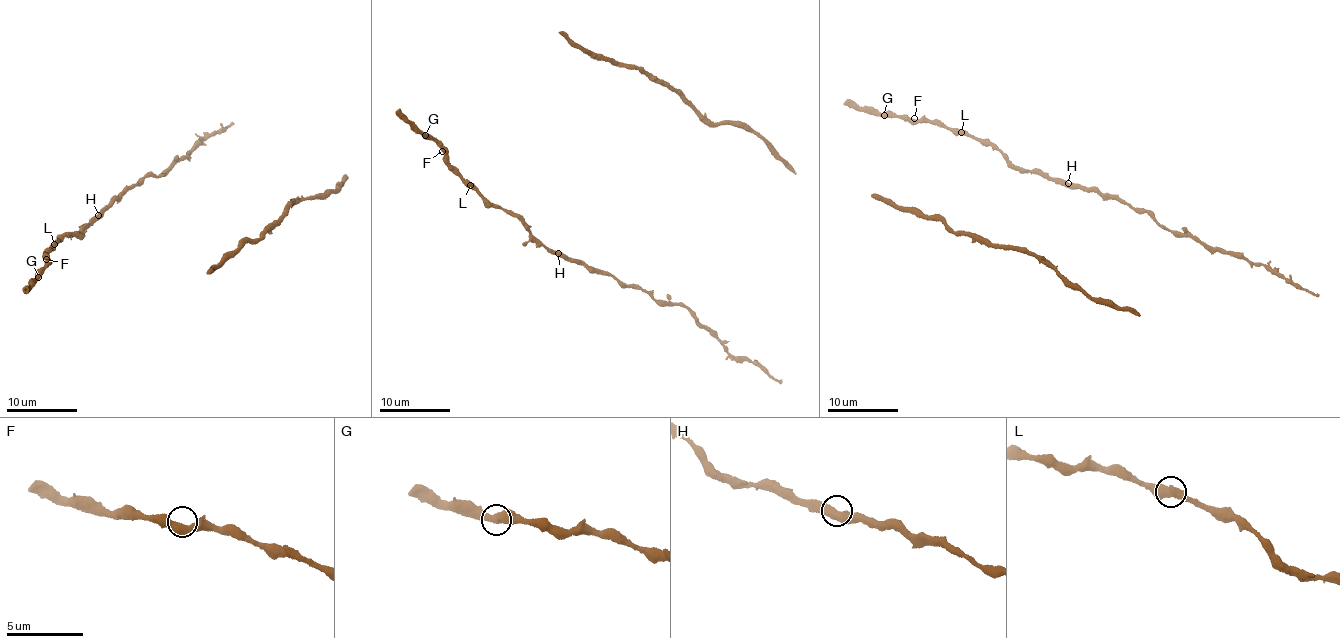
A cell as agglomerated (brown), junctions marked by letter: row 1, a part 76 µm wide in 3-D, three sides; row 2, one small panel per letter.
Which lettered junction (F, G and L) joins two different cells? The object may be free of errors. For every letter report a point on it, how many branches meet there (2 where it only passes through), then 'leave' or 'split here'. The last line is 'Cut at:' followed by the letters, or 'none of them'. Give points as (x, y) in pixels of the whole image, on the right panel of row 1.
F: (914, 118) | 2 | leave
G: (884, 115) | 2 | leave
L: (961, 132) | 2 | leave
Cut at: none of them

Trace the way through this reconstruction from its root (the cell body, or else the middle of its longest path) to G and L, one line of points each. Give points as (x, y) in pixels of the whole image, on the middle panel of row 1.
G: (446, 148), (425, 135)
L: (446, 148), (448, 168), (471, 185)

